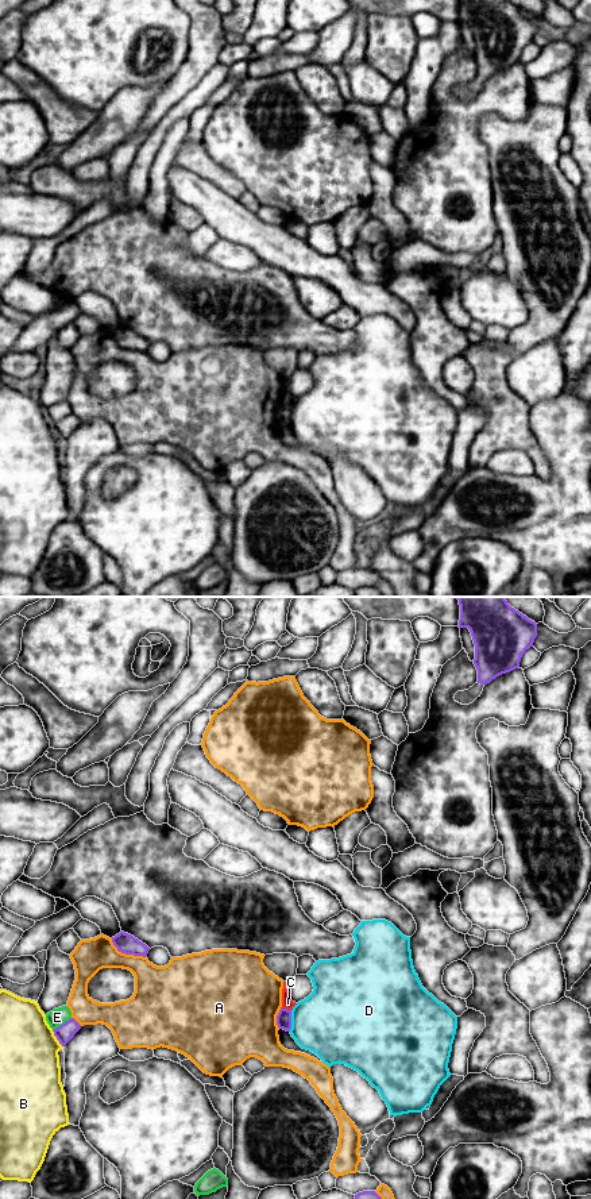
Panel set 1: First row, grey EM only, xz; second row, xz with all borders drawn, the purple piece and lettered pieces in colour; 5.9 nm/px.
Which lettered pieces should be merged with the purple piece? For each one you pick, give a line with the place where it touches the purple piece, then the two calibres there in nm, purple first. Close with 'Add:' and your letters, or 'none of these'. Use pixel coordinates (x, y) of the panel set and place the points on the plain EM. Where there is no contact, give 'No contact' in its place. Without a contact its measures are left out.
Add: none of these

